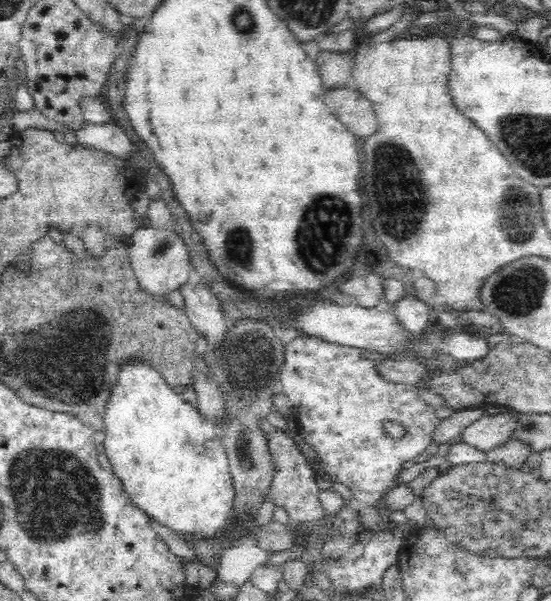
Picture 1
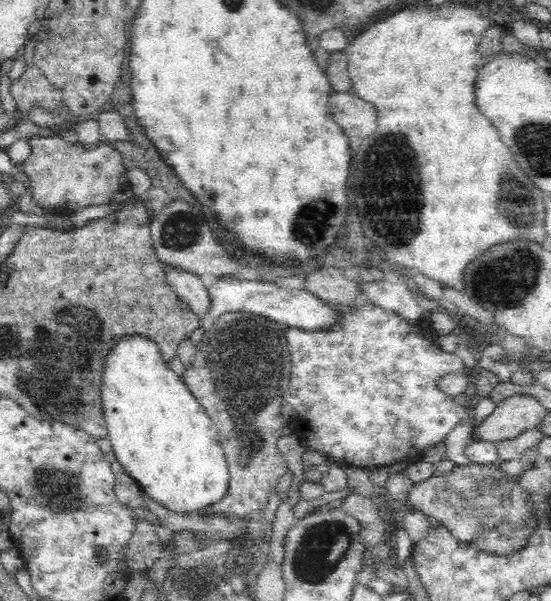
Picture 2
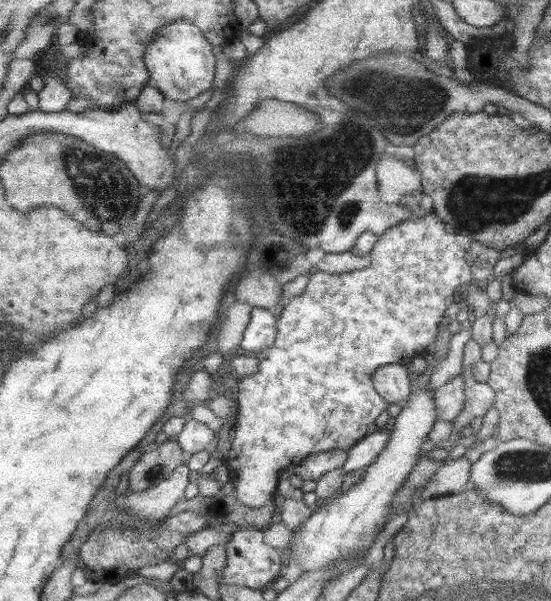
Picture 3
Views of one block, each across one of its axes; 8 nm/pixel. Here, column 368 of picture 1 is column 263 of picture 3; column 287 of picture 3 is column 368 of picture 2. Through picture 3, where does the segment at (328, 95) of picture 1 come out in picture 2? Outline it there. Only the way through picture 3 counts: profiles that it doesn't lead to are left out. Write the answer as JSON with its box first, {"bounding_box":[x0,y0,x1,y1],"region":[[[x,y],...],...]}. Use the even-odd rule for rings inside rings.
{"bounding_box":[329,92,377,139],"region":[[[346,92],[331,93],[329,112],[344,134],[365,139],[376,130],[377,112],[371,102]]]}

